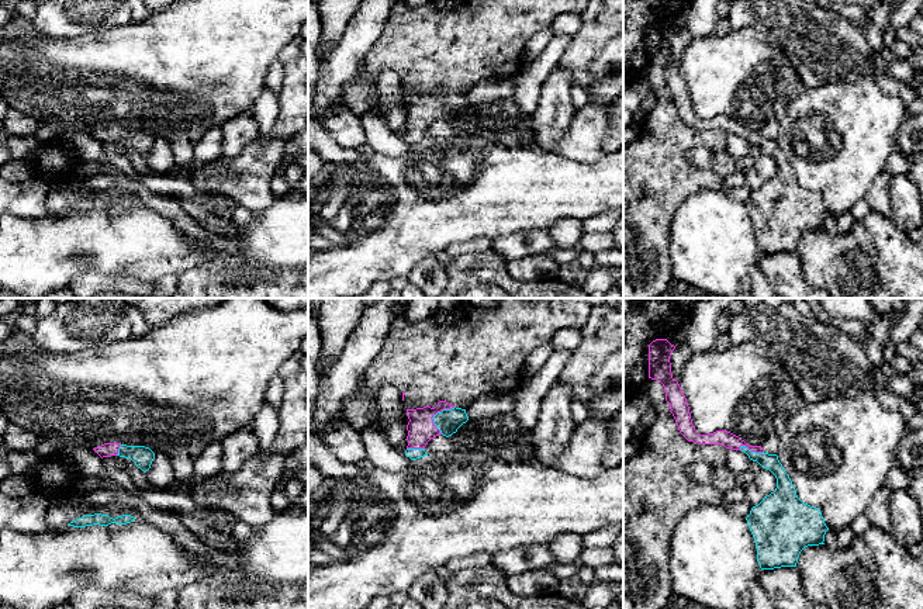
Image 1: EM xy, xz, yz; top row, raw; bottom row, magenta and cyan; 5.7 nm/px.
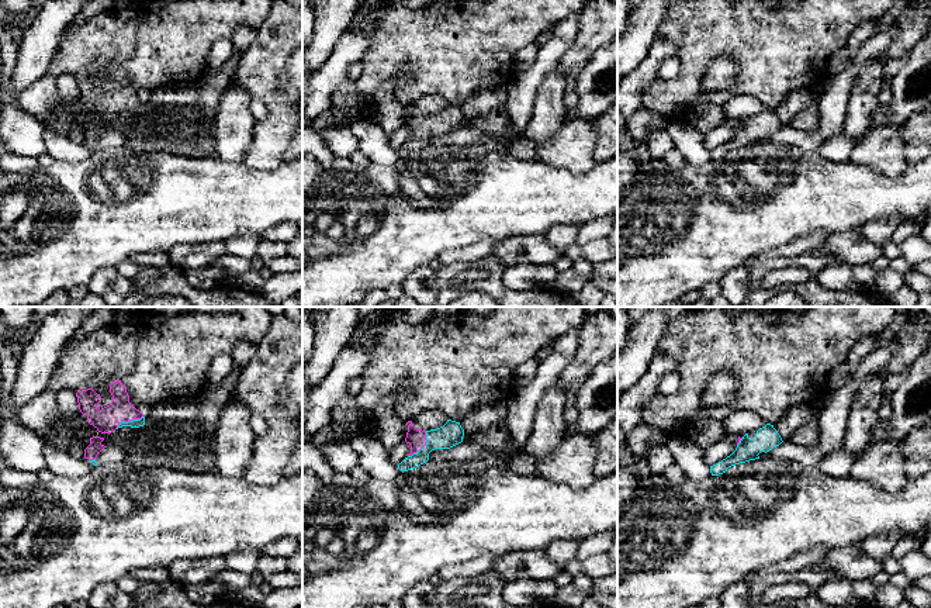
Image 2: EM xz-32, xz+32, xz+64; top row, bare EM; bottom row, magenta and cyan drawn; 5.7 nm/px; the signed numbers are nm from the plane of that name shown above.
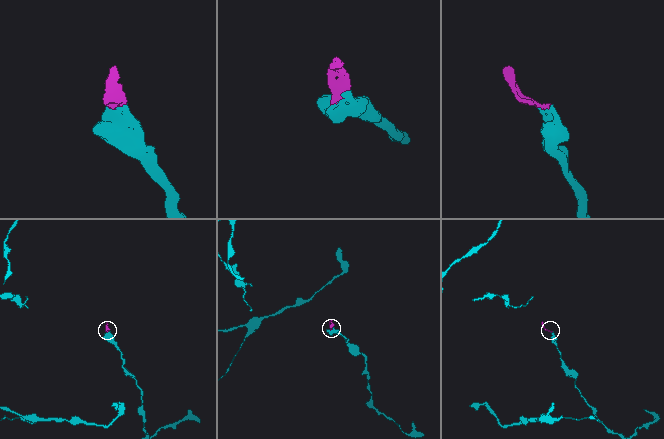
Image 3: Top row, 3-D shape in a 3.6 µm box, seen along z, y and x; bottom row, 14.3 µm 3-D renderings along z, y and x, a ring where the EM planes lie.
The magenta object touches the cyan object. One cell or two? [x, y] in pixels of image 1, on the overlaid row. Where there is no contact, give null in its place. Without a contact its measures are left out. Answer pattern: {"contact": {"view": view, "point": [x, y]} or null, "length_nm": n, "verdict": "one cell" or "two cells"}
{"contact": {"view": "yz", "point": [752, 450]}, "length_nm": 150, "verdict": "one cell"}

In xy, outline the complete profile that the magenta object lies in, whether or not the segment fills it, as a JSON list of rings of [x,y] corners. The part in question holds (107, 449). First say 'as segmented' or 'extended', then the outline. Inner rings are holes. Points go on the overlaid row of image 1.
extended | [[[104,443],[93,449],[101,459],[110,456],[120,456],[131,459],[138,468],[146,473],[155,459],[155,453],[145,446],[127,446],[120,443]]]

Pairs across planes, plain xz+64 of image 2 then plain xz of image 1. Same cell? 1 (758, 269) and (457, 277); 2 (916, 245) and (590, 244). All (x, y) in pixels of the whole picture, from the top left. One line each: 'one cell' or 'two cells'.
1: one cell
2: one cell

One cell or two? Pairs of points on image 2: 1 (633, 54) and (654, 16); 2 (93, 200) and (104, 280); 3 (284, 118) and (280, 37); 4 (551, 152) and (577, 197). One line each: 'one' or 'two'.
1: one
2: two
3: one
4: two

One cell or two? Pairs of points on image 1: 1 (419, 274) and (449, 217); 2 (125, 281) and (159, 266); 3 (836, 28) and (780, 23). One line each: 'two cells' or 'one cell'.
1: two cells
2: two cells
3: one cell

